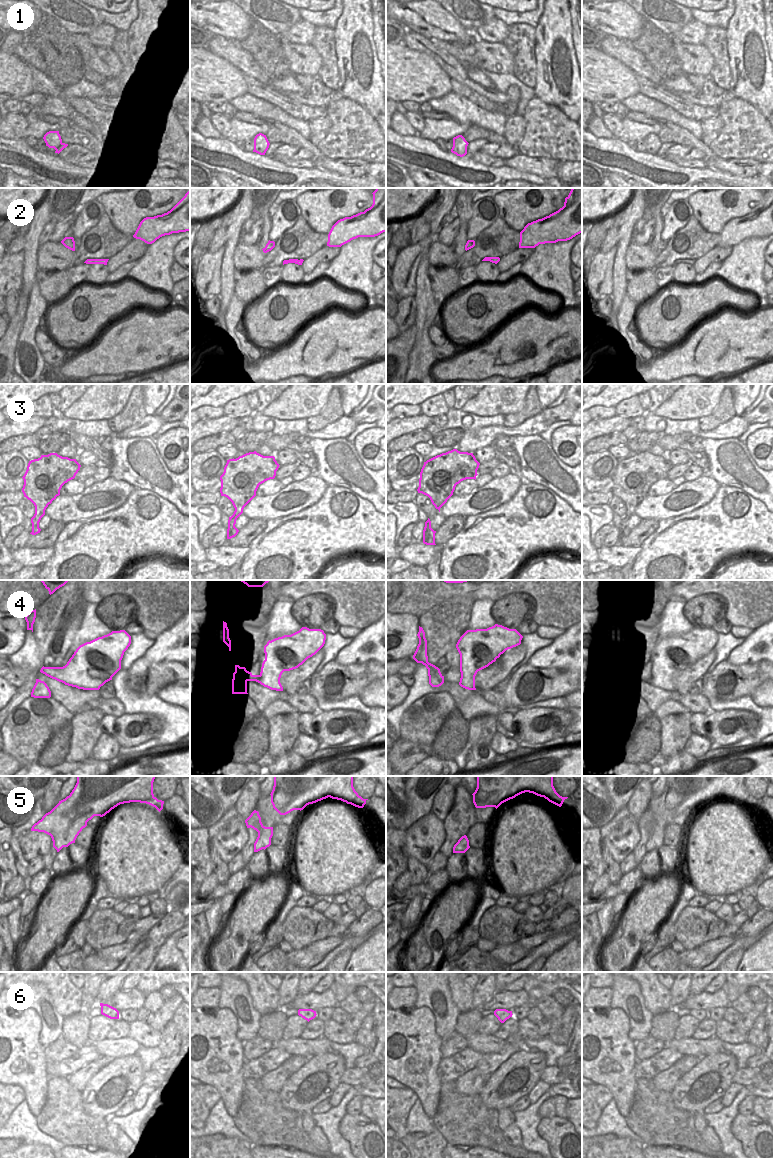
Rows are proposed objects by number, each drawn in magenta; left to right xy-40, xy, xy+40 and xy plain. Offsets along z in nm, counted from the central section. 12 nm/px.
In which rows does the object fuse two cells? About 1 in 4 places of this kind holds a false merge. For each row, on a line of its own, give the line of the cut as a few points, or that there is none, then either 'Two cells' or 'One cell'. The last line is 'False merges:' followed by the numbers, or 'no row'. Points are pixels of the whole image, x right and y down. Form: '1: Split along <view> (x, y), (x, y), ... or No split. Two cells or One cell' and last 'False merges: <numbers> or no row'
1: No split. One cell
2: No split. One cell
3: No split. One cell
4: No split. One cell
5: No split. One cell
6: No split. One cell
False merges: no row.

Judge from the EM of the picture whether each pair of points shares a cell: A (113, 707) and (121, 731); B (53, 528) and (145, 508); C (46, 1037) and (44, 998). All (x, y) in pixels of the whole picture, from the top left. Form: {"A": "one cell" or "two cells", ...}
{"A": "two cells", "B": "two cells", "C": "one cell"}

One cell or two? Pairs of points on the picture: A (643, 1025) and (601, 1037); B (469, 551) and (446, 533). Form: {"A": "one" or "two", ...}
{"A": "two", "B": "two"}

